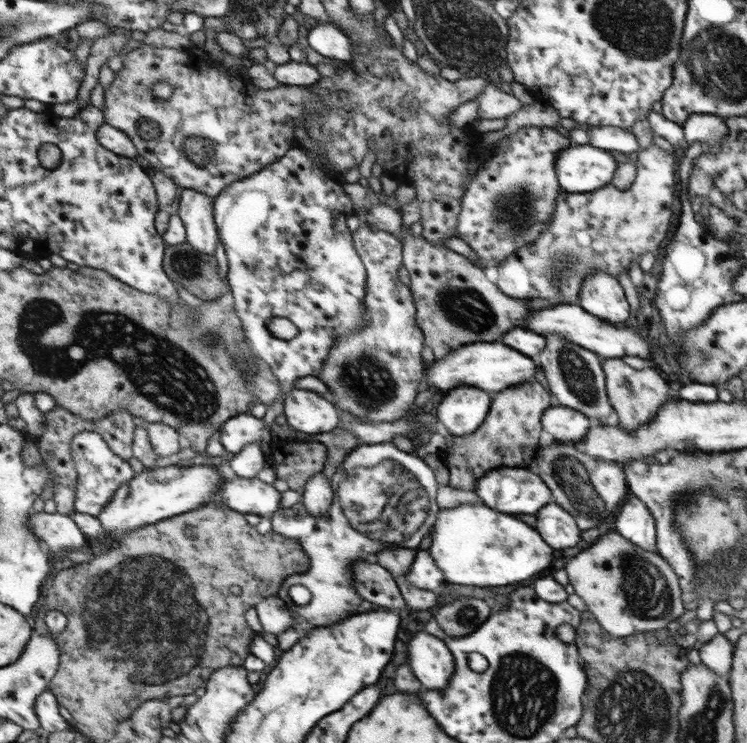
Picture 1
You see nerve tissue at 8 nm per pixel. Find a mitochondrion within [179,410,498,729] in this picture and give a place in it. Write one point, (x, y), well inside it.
(382, 504)

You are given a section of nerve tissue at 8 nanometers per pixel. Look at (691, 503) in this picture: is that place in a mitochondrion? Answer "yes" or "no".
yes

